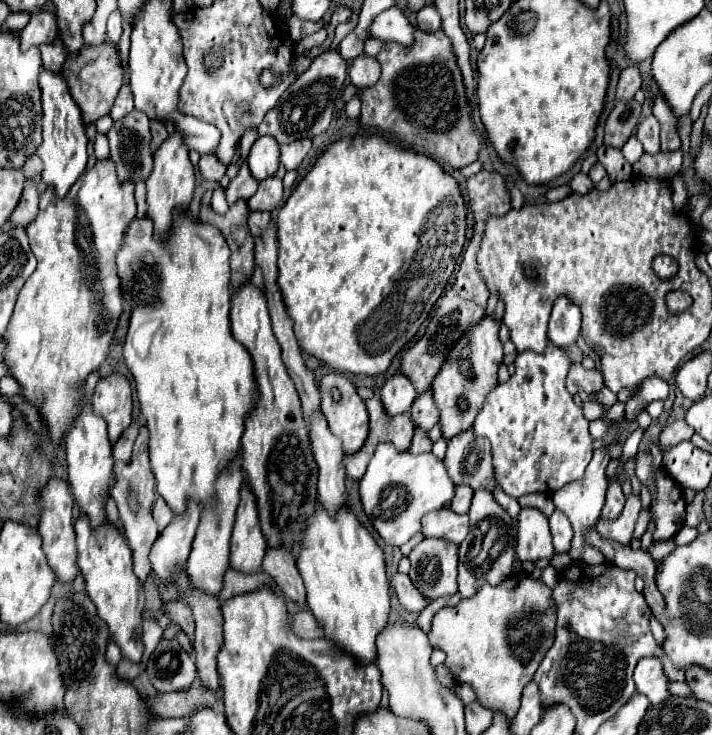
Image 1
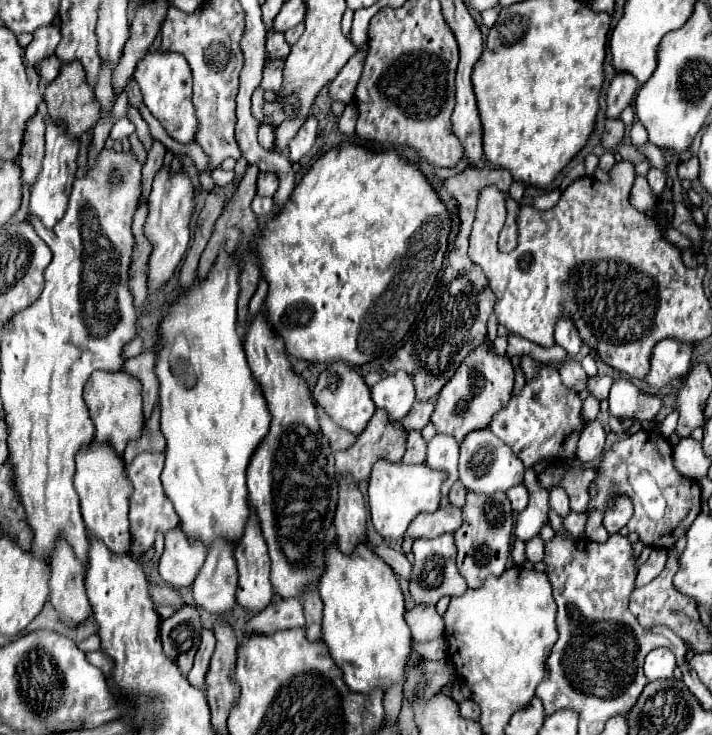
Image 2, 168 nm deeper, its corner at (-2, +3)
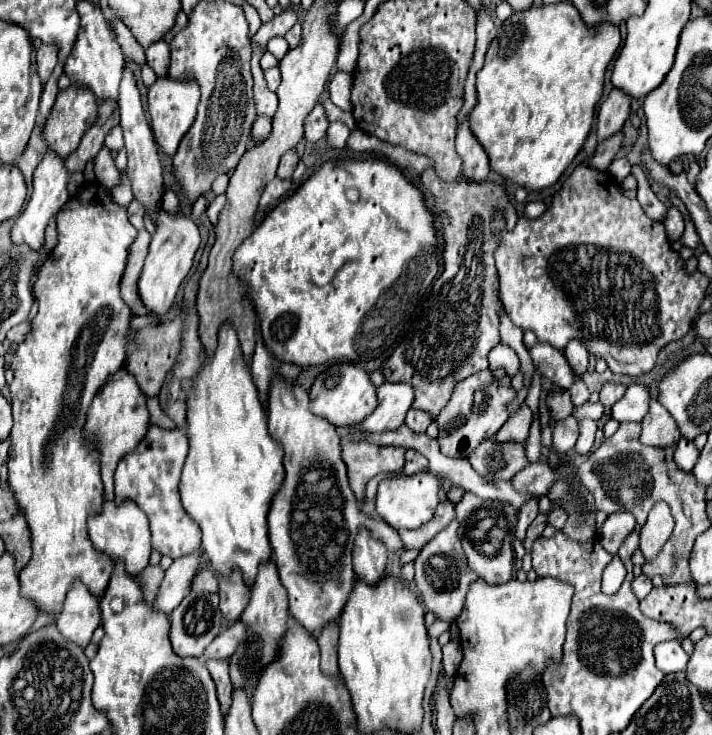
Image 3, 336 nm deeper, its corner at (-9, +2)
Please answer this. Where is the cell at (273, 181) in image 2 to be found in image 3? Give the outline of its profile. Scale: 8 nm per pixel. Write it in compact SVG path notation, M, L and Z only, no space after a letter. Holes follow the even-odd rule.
M295 149L289 151L289 153L285 153L285 155L281 157L281 161L279 161L277 177L279 177L279 179L291 179L291 177L293 177L293 171L295 171L295 167L297 167L297 161L299 161L299 157L297 157L297 151L295 151Z

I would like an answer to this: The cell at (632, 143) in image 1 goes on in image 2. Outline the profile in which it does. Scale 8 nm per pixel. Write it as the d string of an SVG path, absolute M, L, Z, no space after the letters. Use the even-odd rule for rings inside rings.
M634 122L632 130L630 130L630 138L632 138L632 144L634 144L634 146L640 146L640 144L648 142L648 134L646 134L646 128L644 128L640 122Z

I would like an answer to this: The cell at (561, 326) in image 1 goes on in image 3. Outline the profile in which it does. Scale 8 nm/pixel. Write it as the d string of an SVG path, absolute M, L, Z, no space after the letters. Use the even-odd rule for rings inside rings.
M571 339L563 353L565 353L569 365L573 365L573 369L577 369L577 375L581 377L587 371L587 361L589 361L589 353L583 347L583 343L577 339Z

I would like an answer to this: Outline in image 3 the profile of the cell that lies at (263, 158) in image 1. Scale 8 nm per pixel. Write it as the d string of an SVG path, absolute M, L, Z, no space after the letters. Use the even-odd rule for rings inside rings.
M257 117L257 121L253 123L251 133L257 141L265 141L271 135L271 119L269 117Z

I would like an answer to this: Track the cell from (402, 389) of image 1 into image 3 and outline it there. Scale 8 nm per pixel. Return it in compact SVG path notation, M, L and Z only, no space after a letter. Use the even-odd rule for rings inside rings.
M385 381L377 387L377 409L361 423L361 429L371 433L381 433L389 429L397 429L405 421L405 413L413 405L413 387L409 383L389 383Z

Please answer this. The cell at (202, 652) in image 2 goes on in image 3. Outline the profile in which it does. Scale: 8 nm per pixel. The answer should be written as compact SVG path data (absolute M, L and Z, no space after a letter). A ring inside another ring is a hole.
M207 659L205 667L209 669L211 679L215 681L221 711L227 713L229 703L231 703L231 691L233 691L233 685L231 685L231 679L229 679L229 659Z

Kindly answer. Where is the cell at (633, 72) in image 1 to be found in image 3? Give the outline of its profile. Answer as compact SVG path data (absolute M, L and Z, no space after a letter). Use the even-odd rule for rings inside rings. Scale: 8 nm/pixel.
M613 89L599 109L599 125L597 125L599 141L621 131L629 115L631 115L631 97L621 89Z

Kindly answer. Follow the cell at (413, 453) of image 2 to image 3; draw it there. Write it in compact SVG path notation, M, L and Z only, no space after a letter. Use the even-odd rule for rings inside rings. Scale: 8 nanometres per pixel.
M407 449L405 453L405 467L403 467L403 473L417 473L421 469L427 469L427 461L421 453L413 451L413 449Z

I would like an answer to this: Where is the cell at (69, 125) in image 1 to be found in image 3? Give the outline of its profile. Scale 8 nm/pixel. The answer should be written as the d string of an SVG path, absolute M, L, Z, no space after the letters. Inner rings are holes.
M47 151L47 155L43 157L43 161L39 163L39 167L35 169L35 175L33 175L33 195L23 211L23 215L17 219L13 231L11 231L11 239L13 243L27 243L29 247L33 249L41 249L43 247L43 233L45 233L45 227L49 225L49 221L65 207L65 203L69 201L69 189L67 189L67 183L69 183L69 171L65 167L65 161L53 153L53 151Z

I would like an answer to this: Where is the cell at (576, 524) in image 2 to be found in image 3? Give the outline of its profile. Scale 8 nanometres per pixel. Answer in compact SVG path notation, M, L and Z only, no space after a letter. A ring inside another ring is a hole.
M553 509L549 513L549 525L553 525L555 529L563 529L563 525L567 523L567 511L565 509Z

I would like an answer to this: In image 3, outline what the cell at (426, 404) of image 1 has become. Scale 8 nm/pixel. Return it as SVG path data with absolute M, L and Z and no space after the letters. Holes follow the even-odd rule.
M409 409L407 419L405 419L405 425L415 433L423 433L431 423L433 423L431 413L425 413L425 411L419 411L419 409Z

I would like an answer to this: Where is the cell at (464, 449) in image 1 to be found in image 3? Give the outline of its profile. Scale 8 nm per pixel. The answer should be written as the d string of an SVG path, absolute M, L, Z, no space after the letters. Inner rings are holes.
M495 439L481 441L467 459L471 467L487 481L511 481L529 465L523 443L499 443Z

